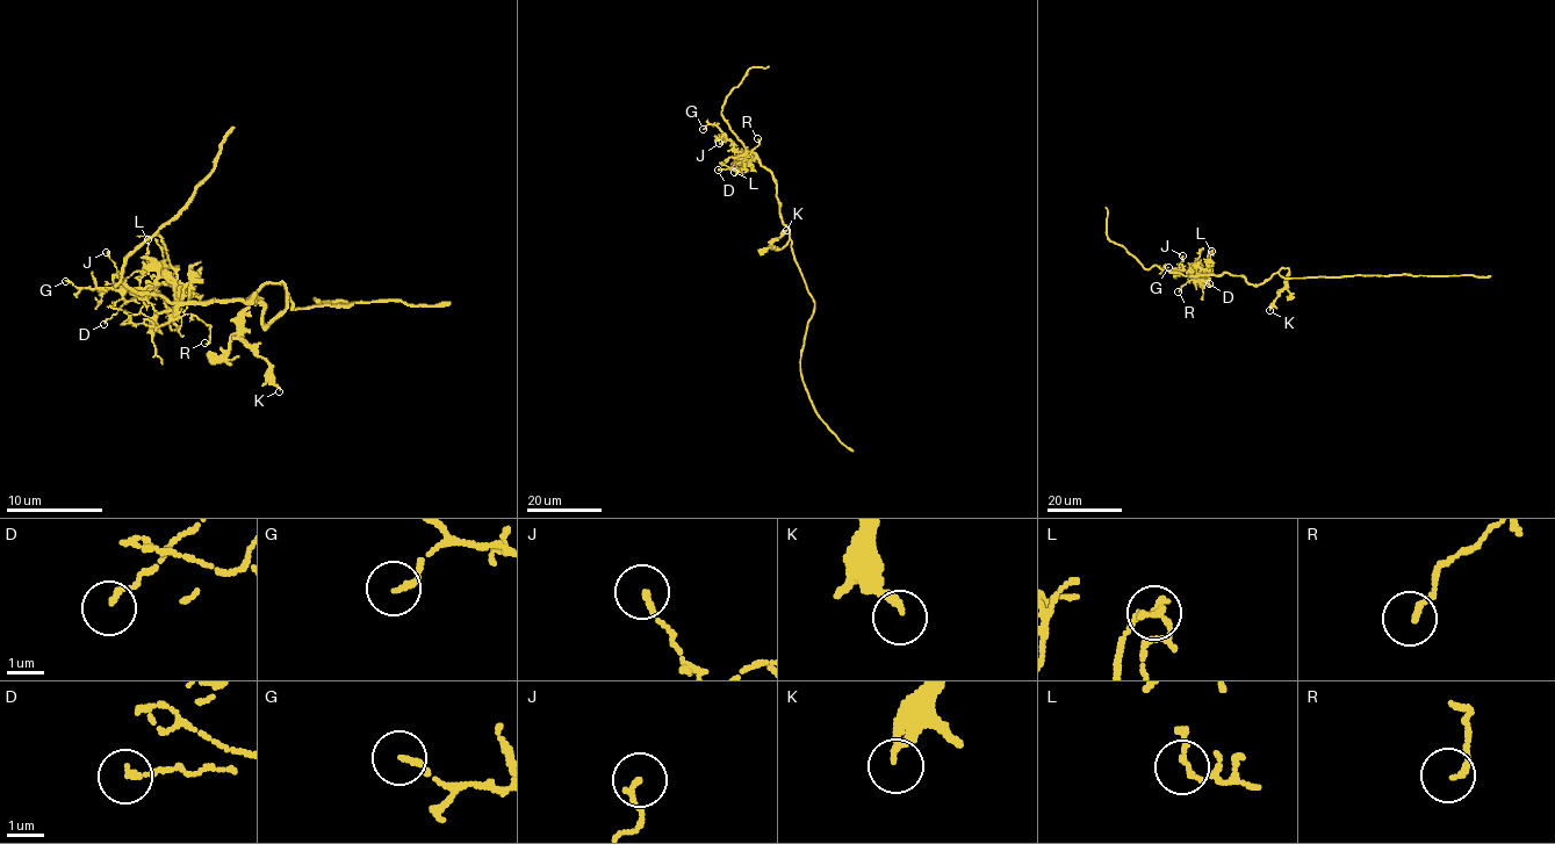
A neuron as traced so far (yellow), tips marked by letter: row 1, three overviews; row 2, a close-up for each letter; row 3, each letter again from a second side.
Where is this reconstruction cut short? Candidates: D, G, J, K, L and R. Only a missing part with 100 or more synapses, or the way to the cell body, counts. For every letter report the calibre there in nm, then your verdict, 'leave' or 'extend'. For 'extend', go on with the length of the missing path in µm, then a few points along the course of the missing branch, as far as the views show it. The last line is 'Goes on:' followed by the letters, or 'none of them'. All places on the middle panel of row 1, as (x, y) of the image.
D: 150 nm | leave
G: 130 nm | leave
J: 150 nm | leave
K: 200 nm | leave
L: 110 nm | leave
R: 130 nm | leave
Goes on: none of them

